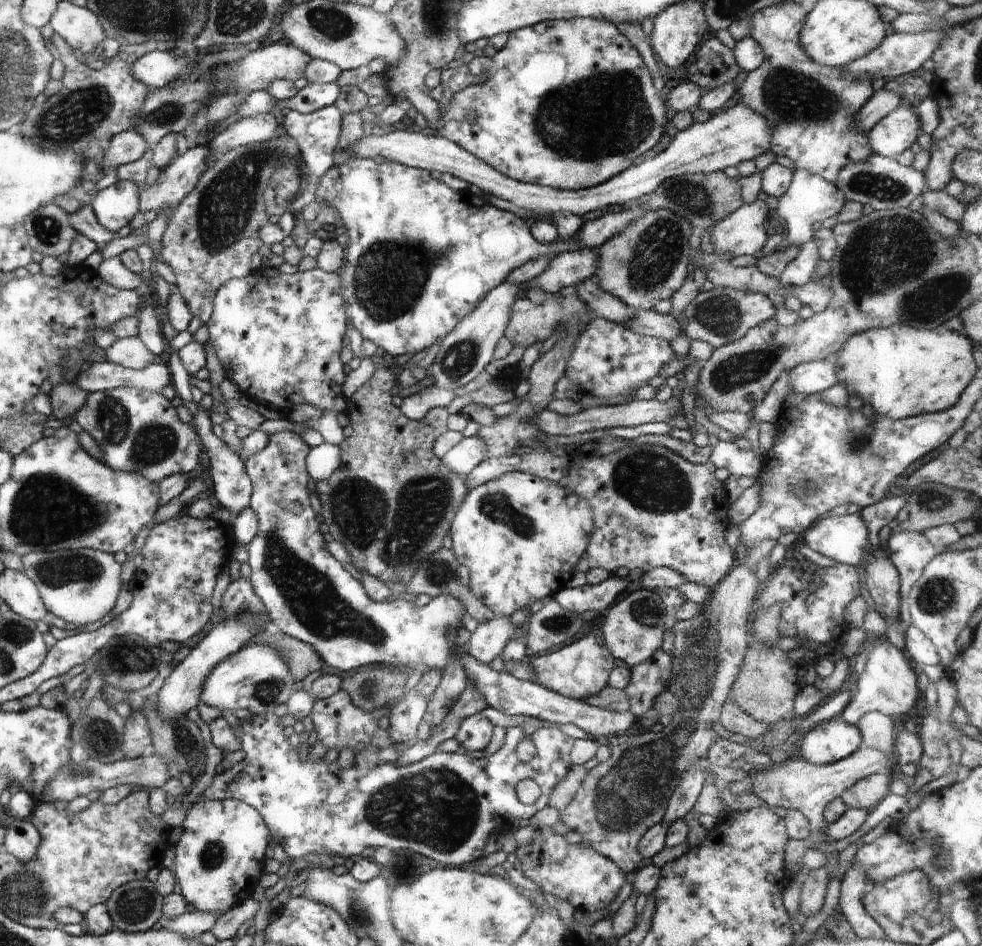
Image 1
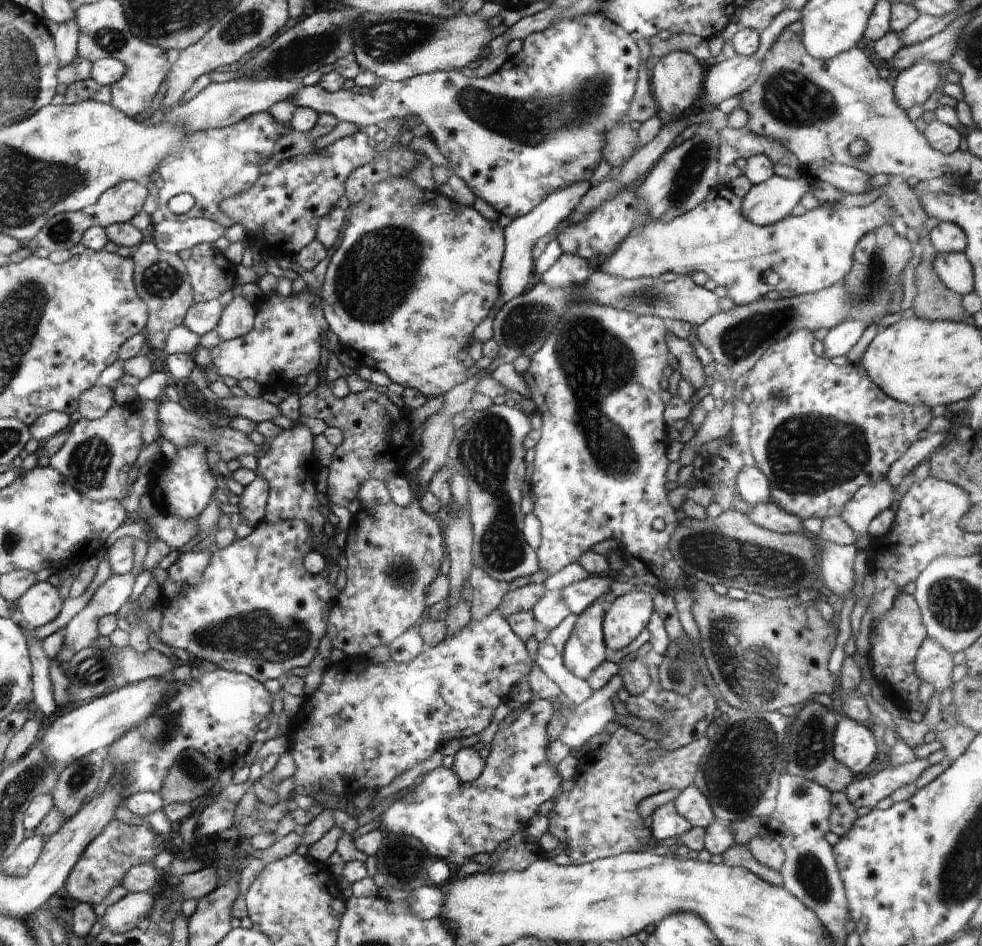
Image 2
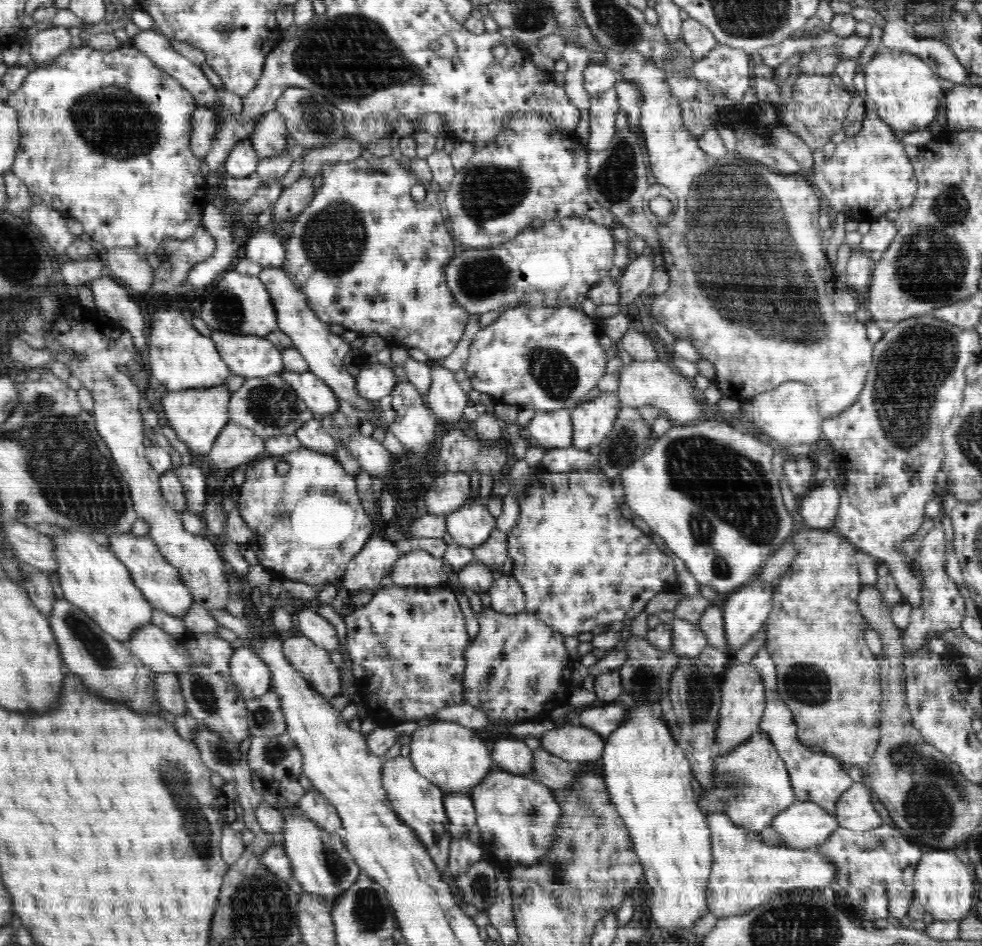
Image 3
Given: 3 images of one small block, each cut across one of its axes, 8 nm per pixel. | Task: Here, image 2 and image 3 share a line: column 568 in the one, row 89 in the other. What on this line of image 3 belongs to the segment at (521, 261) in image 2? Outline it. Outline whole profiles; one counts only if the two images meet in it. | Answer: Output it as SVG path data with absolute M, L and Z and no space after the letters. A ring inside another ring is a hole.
M154 28L143 30L131 39L131 44L135 46L136 50L139 50L142 54L148 56L158 68L165 70L184 88L187 88L192 93L192 96L198 105L208 106L215 102L216 88L209 80L207 80L205 72L200 65L190 62L190 60L184 58L177 50L174 50L171 41L163 34L160 34Z

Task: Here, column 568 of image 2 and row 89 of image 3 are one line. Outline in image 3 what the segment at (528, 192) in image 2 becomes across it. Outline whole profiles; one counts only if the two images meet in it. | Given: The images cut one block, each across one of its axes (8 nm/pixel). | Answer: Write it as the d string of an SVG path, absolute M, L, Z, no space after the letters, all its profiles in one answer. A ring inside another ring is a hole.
M131 41L130 45L121 43L116 50L110 52L94 50L86 43L71 47L47 64L37 66L36 70L29 72L20 88L9 93L7 103L17 110L21 131L21 139L11 171L28 185L28 191L32 195L40 196L43 205L58 210L65 218L74 218L80 222L84 227L84 233L92 237L92 241L102 244L107 250L126 248L146 258L148 255L156 254L158 246L163 245L165 239L189 240L201 226L204 208L210 204L211 180L206 180L202 176L200 169L202 159L191 151L189 143L192 130L191 118L198 104L187 88L165 70L158 68L148 56L136 50Z

